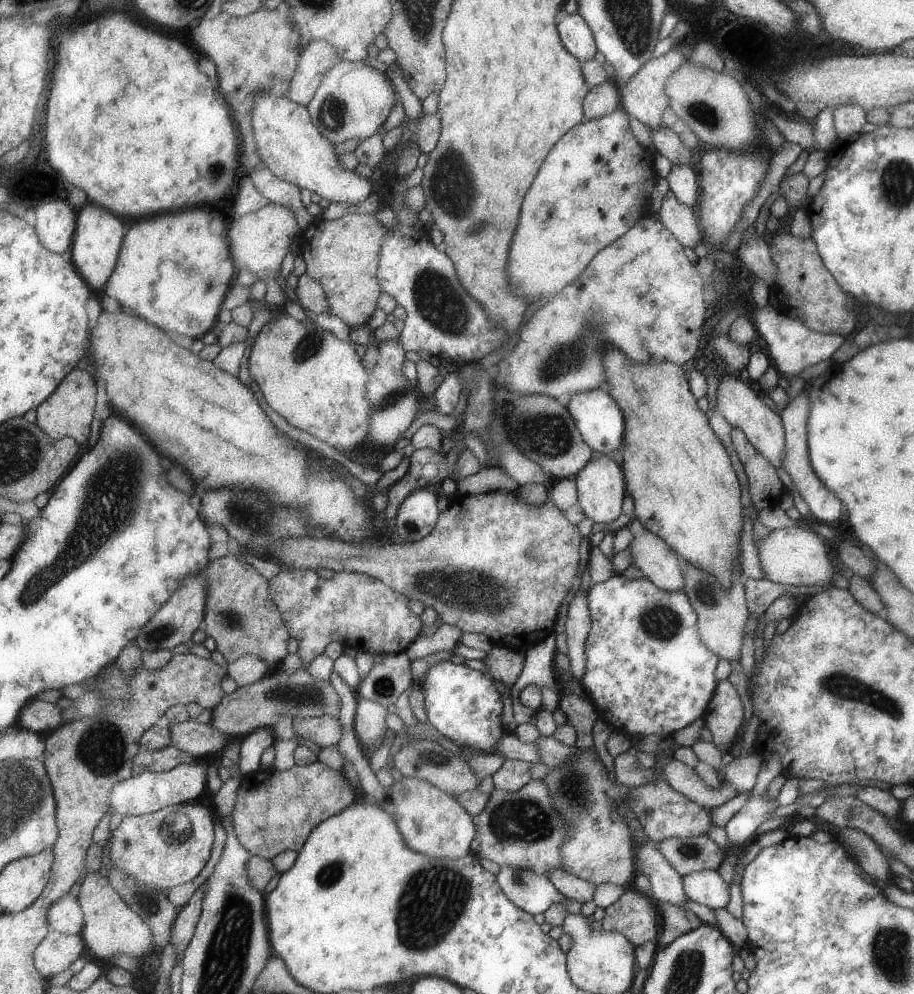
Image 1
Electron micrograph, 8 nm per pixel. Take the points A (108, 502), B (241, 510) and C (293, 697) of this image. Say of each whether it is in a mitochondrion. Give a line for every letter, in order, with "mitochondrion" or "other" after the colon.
A: mitochondrion
B: mitochondrion
C: mitochondrion

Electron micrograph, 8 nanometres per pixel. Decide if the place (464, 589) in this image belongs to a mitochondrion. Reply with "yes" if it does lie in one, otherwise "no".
yes

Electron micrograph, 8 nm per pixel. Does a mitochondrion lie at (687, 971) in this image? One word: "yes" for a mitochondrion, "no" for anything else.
yes

